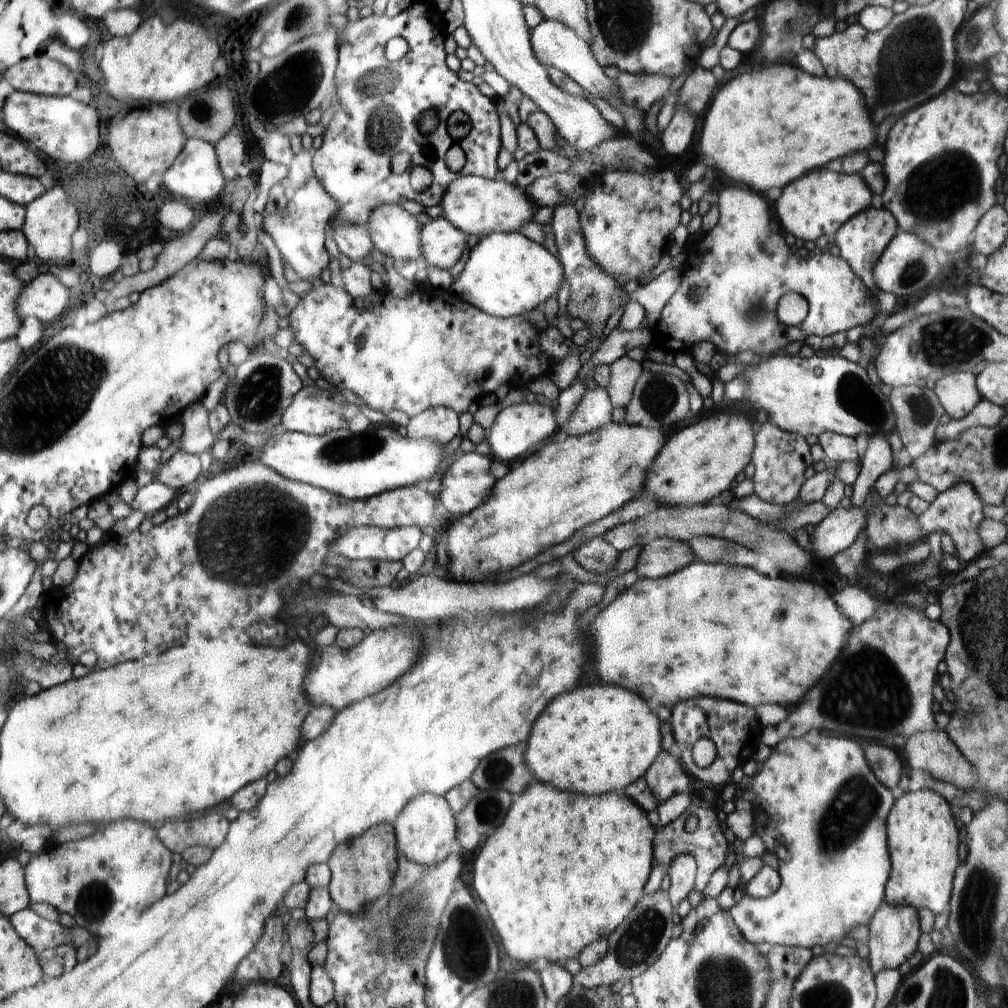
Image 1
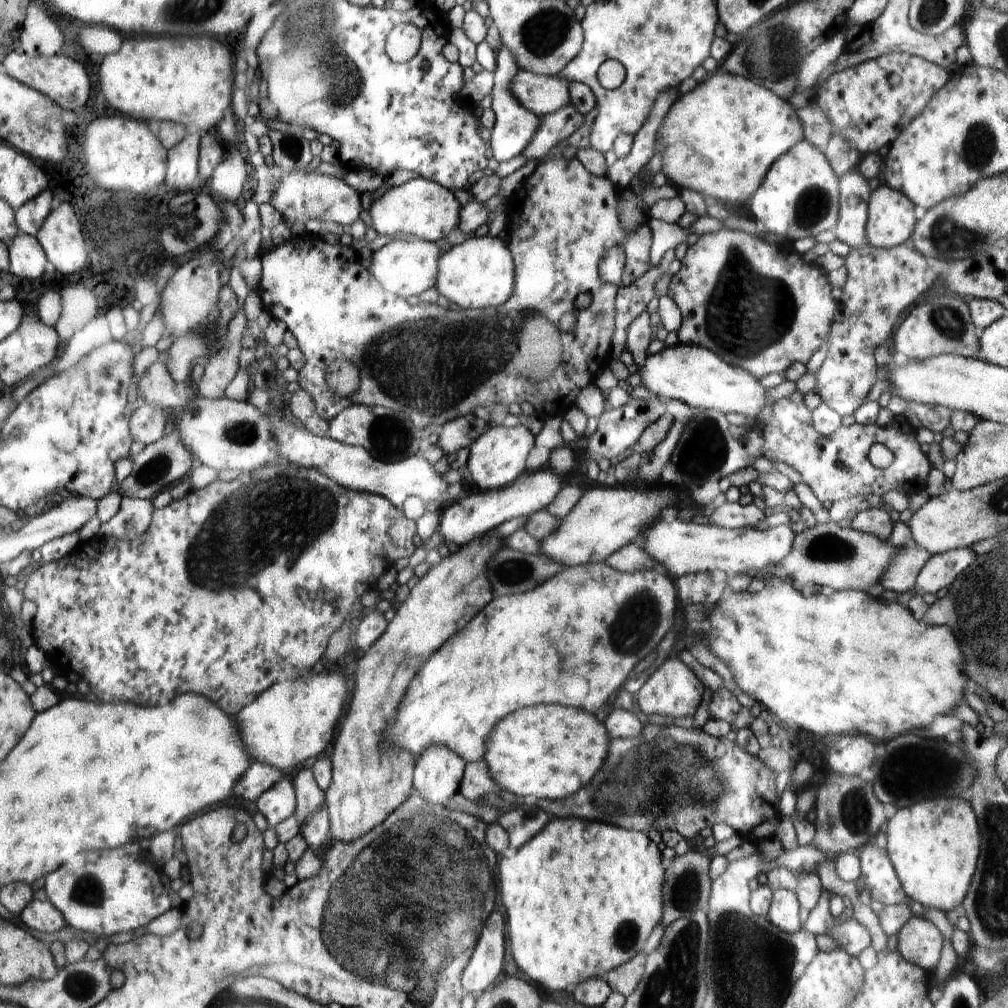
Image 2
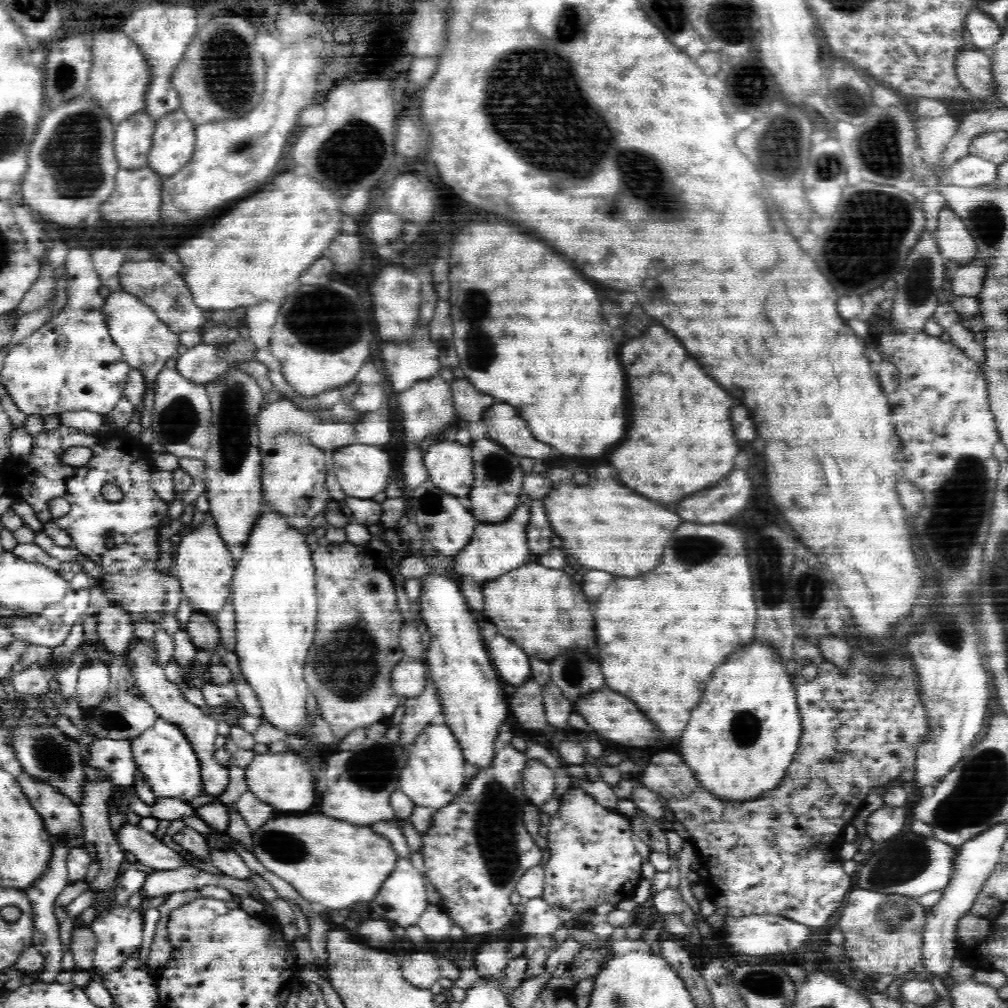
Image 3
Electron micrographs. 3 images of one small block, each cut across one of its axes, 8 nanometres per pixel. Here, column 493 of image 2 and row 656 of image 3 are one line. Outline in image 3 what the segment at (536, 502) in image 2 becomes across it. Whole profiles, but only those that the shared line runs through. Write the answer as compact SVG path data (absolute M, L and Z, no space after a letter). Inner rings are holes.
M497 633L496 638L486 642L486 648L495 672L510 685L517 687L531 680L531 658L506 636Z

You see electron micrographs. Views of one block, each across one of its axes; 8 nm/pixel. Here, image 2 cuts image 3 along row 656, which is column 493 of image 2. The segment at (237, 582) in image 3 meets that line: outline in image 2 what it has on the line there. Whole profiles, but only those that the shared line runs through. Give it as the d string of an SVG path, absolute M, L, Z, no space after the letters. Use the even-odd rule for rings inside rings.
M469 236L462 244L452 246L448 252L440 255L436 290L462 309L482 310L504 305L515 291L515 262L508 250L497 237Z

